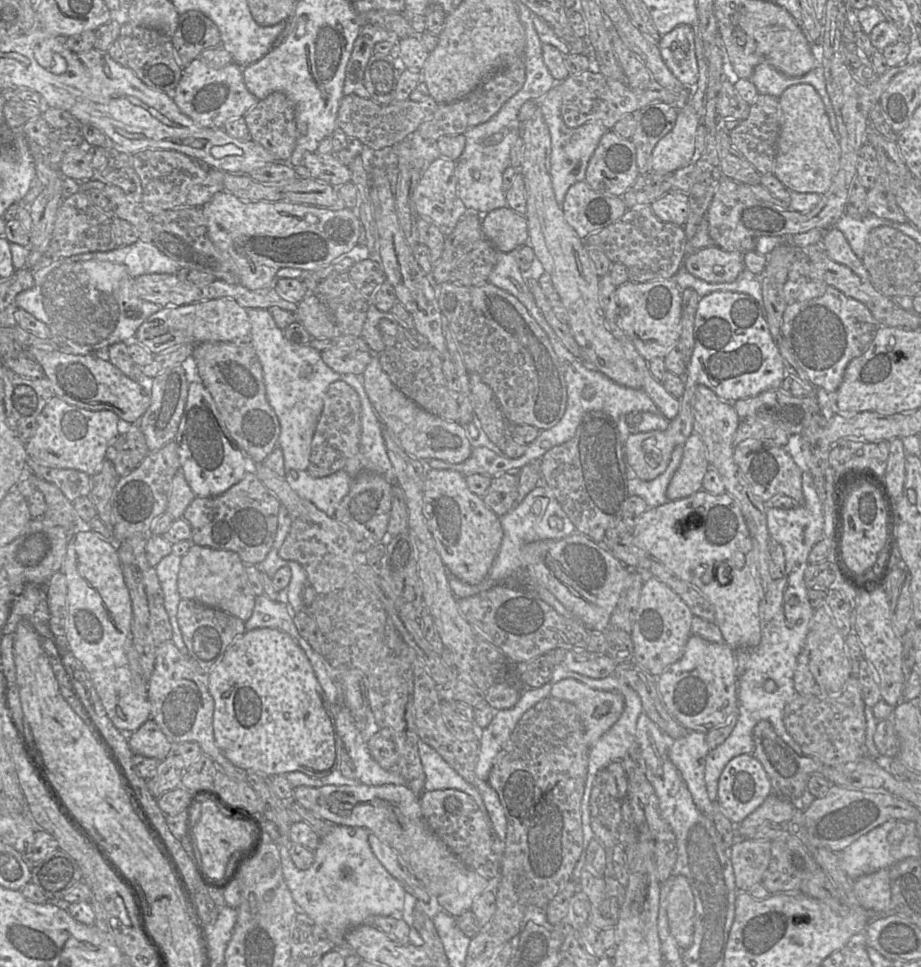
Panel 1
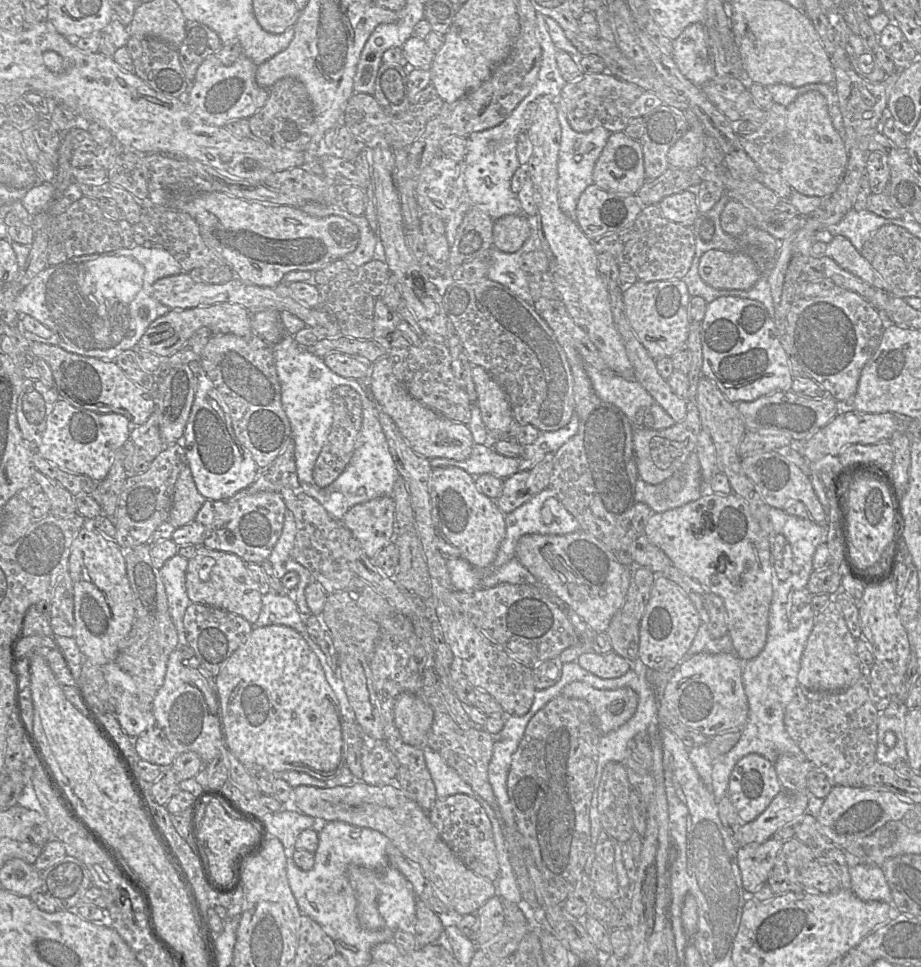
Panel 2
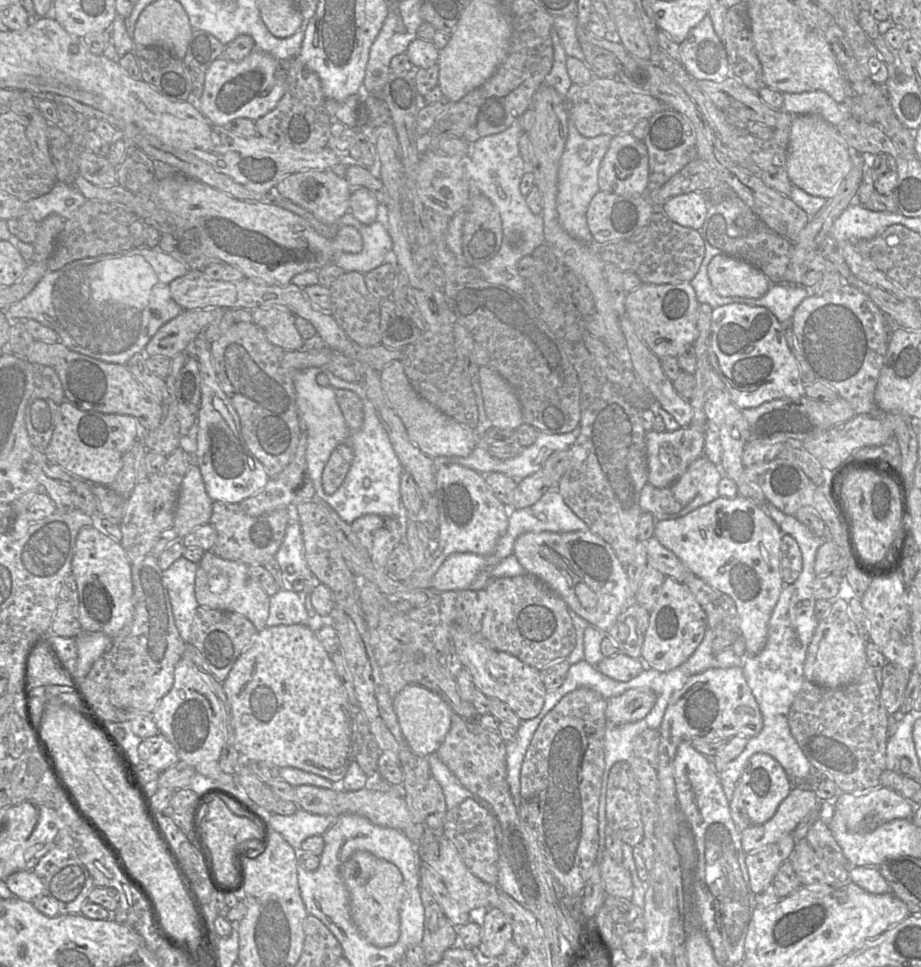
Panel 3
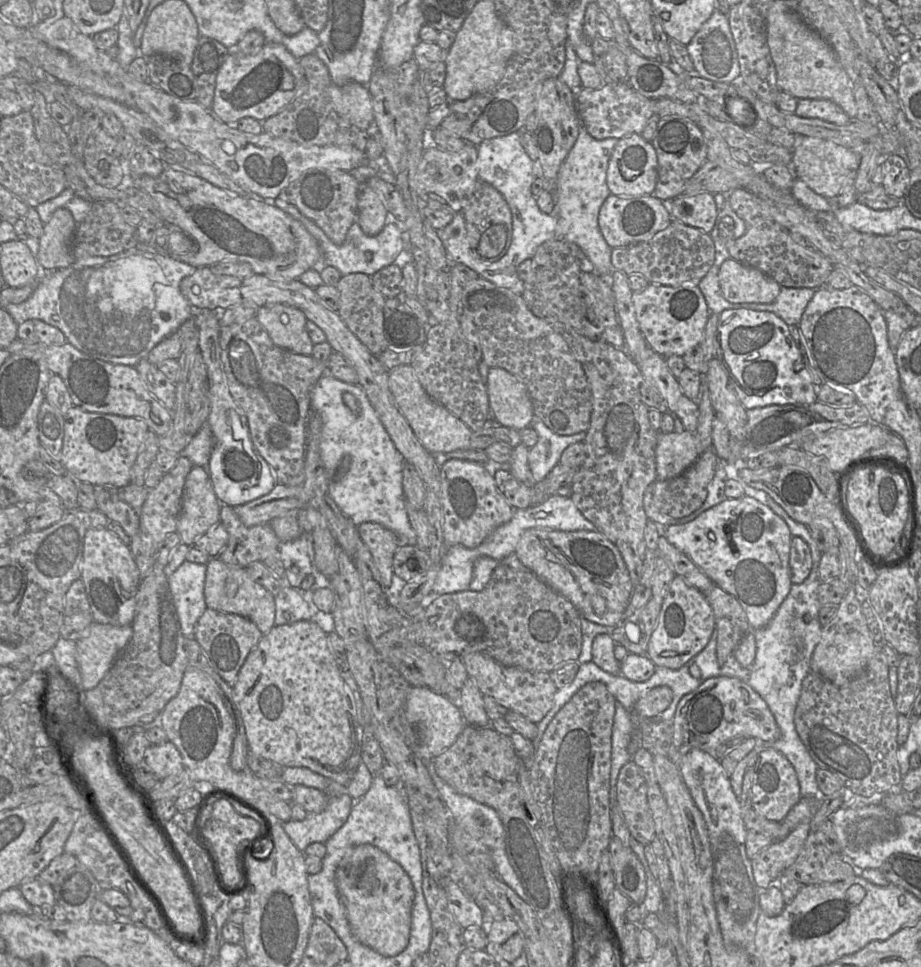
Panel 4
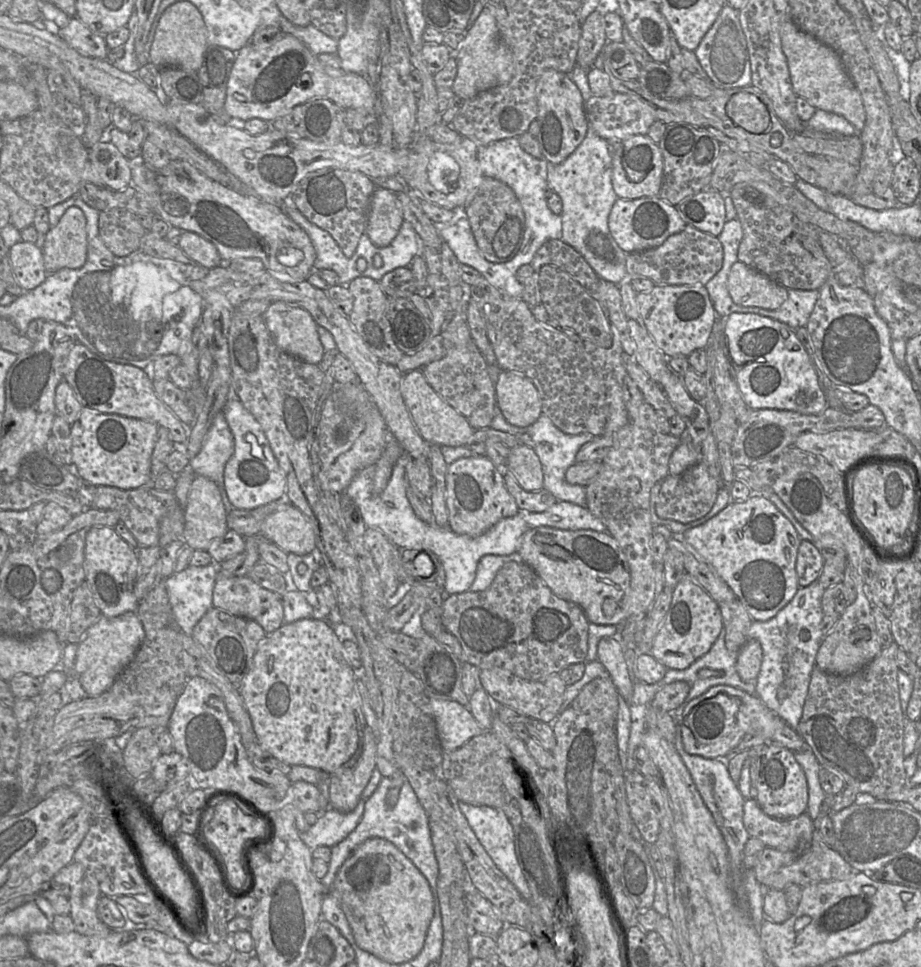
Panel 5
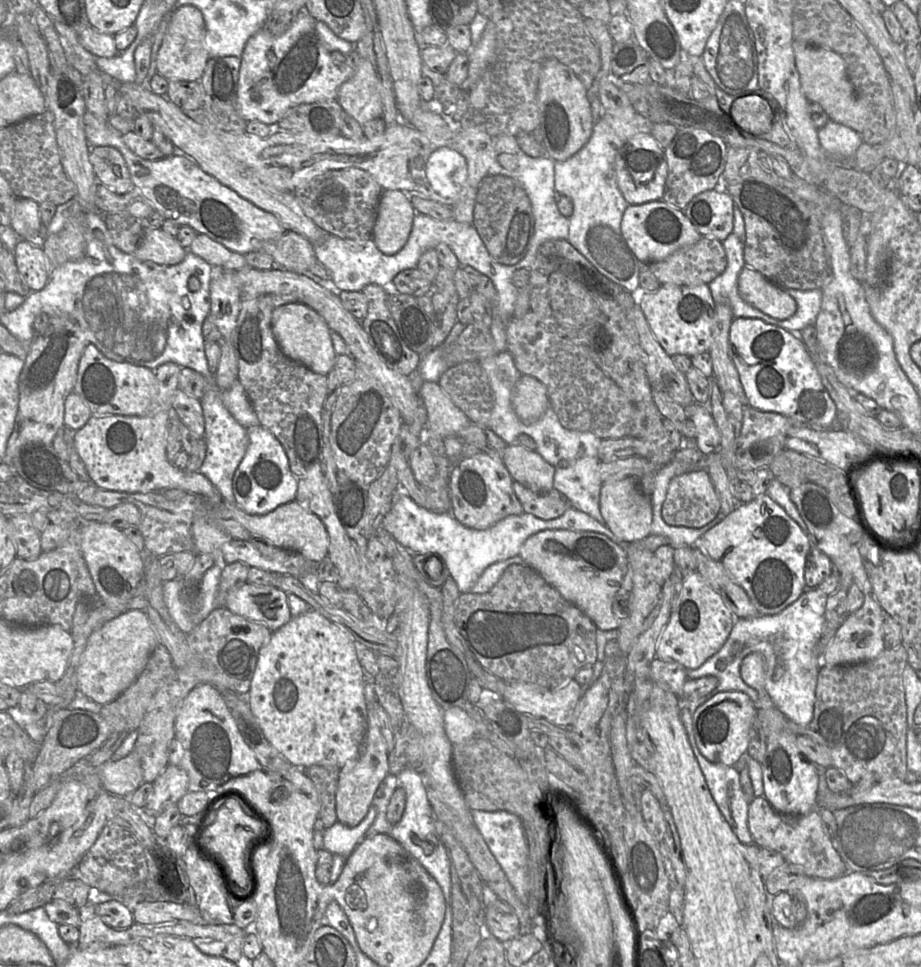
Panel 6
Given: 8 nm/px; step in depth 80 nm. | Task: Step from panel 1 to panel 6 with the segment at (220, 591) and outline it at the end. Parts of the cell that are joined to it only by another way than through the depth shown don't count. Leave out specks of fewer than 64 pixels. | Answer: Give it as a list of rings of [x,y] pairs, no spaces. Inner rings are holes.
[[[245,582],[229,591],[223,606],[274,632],[292,619],[287,595],[273,585],[257,586]]]

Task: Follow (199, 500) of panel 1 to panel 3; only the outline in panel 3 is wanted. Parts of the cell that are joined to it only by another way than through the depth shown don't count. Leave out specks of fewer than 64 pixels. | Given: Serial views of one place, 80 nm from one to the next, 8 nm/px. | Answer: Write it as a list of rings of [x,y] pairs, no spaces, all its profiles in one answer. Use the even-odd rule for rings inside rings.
[[[214,501],[209,524],[216,530],[217,540],[211,551],[222,559],[240,561],[247,566],[264,564],[277,553],[289,522],[288,508],[252,517],[244,513],[239,504]]]

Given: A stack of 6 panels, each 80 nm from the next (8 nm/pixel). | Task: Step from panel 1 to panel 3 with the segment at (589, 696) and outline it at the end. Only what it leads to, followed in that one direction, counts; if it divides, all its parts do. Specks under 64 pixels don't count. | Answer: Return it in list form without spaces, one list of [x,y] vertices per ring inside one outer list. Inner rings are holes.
[[[649,688],[629,689],[607,699],[606,719],[610,725],[641,720],[652,710],[656,699],[656,694]]]

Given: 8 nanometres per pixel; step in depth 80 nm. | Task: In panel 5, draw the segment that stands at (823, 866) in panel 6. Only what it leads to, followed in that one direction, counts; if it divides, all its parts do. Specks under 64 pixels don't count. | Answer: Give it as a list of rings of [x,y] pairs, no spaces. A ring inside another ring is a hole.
[[[752,797],[747,798],[744,804],[744,825],[750,836],[763,841],[766,847],[780,851],[799,851],[799,853],[811,843],[816,829],[815,819],[808,813],[787,820],[775,819],[768,816]]]

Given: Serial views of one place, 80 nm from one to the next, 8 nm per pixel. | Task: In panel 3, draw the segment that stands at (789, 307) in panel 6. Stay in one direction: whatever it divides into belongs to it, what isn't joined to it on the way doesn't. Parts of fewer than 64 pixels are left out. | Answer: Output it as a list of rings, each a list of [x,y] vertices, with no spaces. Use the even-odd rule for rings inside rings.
[[[716,255],[708,265],[708,276],[723,297],[760,298],[772,282],[752,264],[730,255]]]

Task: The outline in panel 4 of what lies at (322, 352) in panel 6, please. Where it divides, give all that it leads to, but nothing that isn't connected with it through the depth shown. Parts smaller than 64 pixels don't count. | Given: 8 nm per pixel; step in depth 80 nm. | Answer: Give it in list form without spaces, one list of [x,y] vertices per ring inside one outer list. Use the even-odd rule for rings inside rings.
[[[283,304],[267,305],[256,310],[255,318],[276,346],[312,355],[314,343],[306,329],[307,318],[300,309]]]

